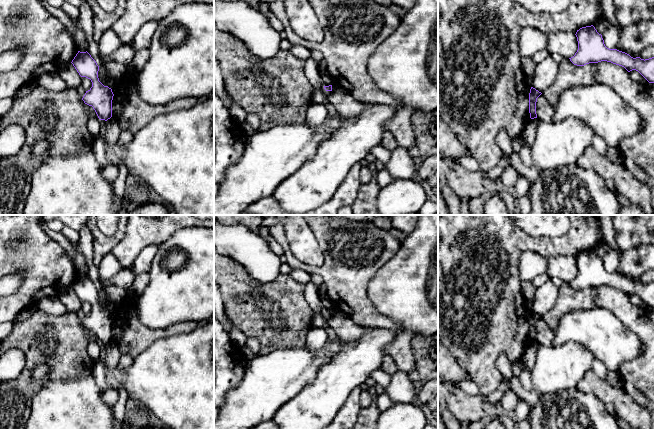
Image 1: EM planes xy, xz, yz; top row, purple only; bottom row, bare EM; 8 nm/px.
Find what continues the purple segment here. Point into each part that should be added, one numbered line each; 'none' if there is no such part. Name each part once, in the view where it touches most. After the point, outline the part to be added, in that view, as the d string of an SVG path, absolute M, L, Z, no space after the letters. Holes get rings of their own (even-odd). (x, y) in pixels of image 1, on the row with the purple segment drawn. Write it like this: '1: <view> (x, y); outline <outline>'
none

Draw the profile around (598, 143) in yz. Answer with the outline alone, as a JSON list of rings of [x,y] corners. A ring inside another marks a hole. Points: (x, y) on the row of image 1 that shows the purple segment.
[[[597,134],[594,135],[591,145],[595,150],[597,150],[601,155],[606,156],[608,145],[606,142]]]

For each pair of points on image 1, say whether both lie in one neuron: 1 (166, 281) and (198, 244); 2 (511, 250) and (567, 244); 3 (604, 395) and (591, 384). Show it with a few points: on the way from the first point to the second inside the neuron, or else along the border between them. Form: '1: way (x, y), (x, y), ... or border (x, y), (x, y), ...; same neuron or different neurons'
1: way (178, 281), (198, 262), (198, 256); same neuron
2: way (525, 245), (553, 245); same neuron
3: way (601, 392), (594, 385); same neuron

